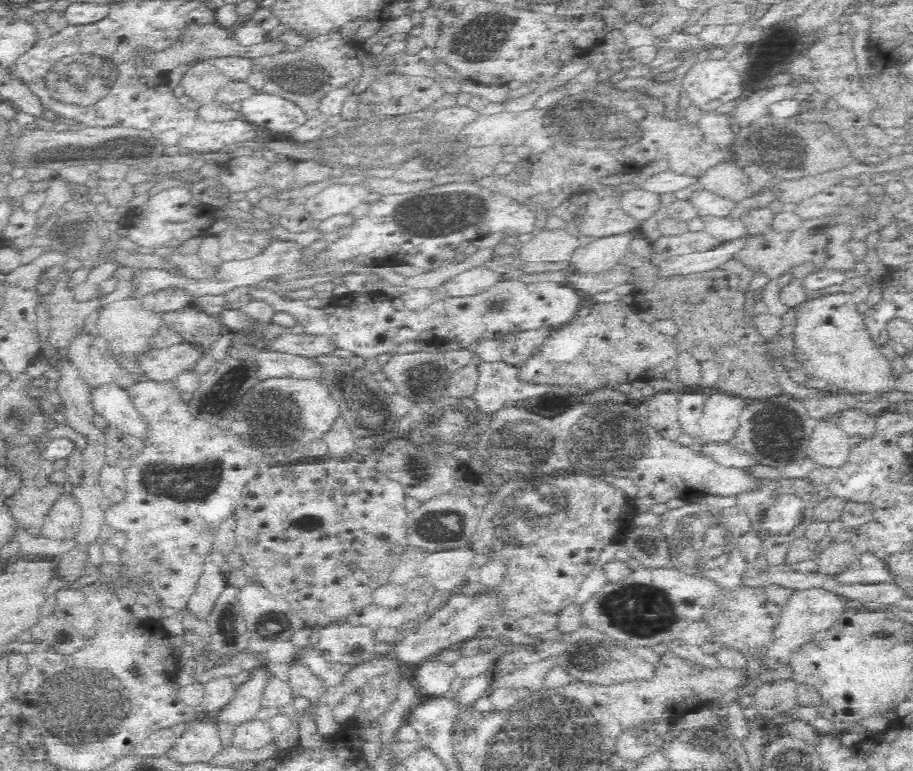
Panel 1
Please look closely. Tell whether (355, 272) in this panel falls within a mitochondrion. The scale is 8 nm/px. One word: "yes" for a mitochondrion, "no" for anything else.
no

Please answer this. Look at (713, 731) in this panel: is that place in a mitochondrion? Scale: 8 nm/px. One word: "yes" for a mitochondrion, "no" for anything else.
no

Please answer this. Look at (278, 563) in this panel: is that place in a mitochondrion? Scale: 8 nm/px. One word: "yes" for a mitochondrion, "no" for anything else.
no

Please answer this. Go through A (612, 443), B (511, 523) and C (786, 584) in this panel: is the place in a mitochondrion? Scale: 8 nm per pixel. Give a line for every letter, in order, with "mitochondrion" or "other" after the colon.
A: mitochondrion
B: mitochondrion
C: other

